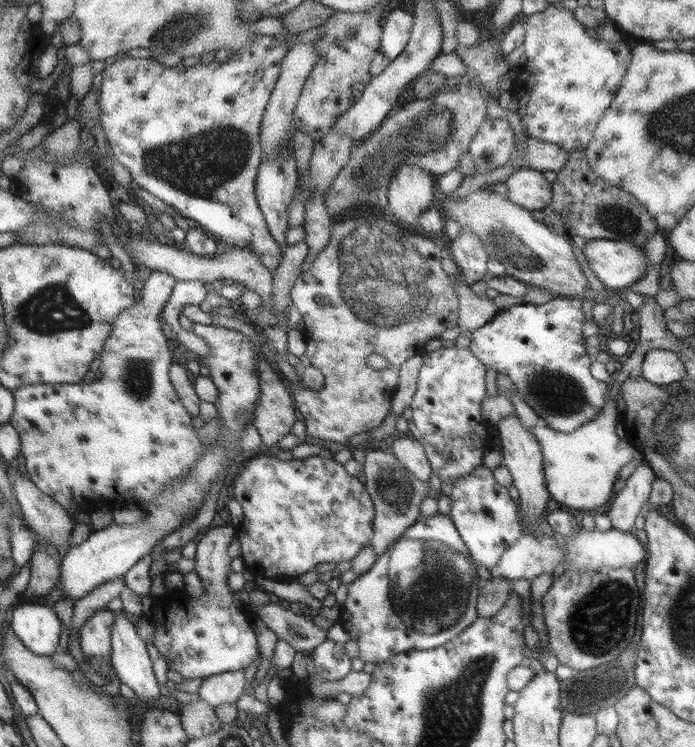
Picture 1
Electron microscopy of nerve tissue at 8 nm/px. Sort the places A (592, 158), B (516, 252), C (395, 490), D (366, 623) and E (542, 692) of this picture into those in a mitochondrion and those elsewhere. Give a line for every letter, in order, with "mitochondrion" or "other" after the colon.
A: other
B: mitochondrion
C: mitochondrion
D: other
E: other

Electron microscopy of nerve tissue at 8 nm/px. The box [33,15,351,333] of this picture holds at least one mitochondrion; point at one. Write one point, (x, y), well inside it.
(199, 166)

